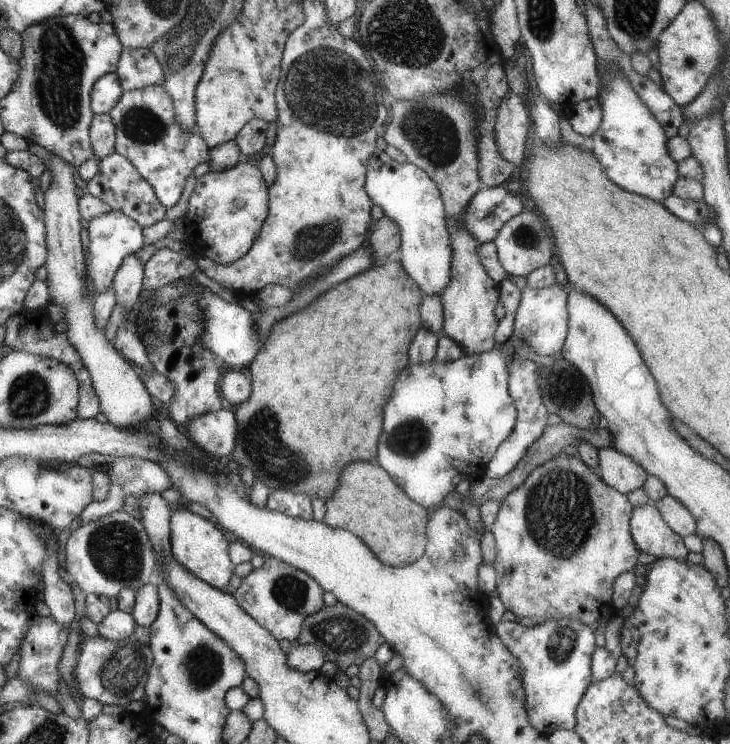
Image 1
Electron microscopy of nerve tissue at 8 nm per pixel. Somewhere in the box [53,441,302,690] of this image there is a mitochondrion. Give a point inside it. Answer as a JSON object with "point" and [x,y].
{"point":[115,548]}

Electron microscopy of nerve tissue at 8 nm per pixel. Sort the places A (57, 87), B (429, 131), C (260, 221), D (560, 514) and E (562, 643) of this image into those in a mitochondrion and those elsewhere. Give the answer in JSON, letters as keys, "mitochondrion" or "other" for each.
{"A":"mitochondrion","B":"mitochondrion","C":"other","D":"mitochondrion","E":"mitochondrion"}

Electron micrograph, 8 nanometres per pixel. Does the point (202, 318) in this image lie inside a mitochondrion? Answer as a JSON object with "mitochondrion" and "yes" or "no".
{"mitochondrion":"no"}

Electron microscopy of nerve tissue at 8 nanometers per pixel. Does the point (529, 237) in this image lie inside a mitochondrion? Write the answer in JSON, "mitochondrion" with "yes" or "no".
{"mitochondrion":"yes"}

